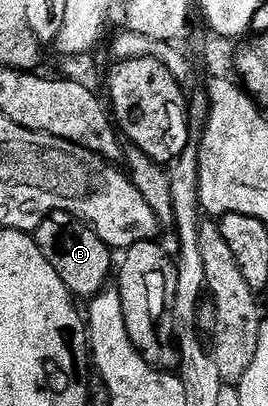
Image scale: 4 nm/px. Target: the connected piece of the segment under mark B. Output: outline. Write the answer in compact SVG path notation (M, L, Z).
M54 212L53 215L46 216L37 228L35 239L39 250L43 250L43 258L47 258L51 266L55 266L55 274L63 278L63 286L67 286L74 297L92 298L106 291L108 284L105 283L108 280L110 282L115 272L115 256L94 228L90 228L70 212Z

